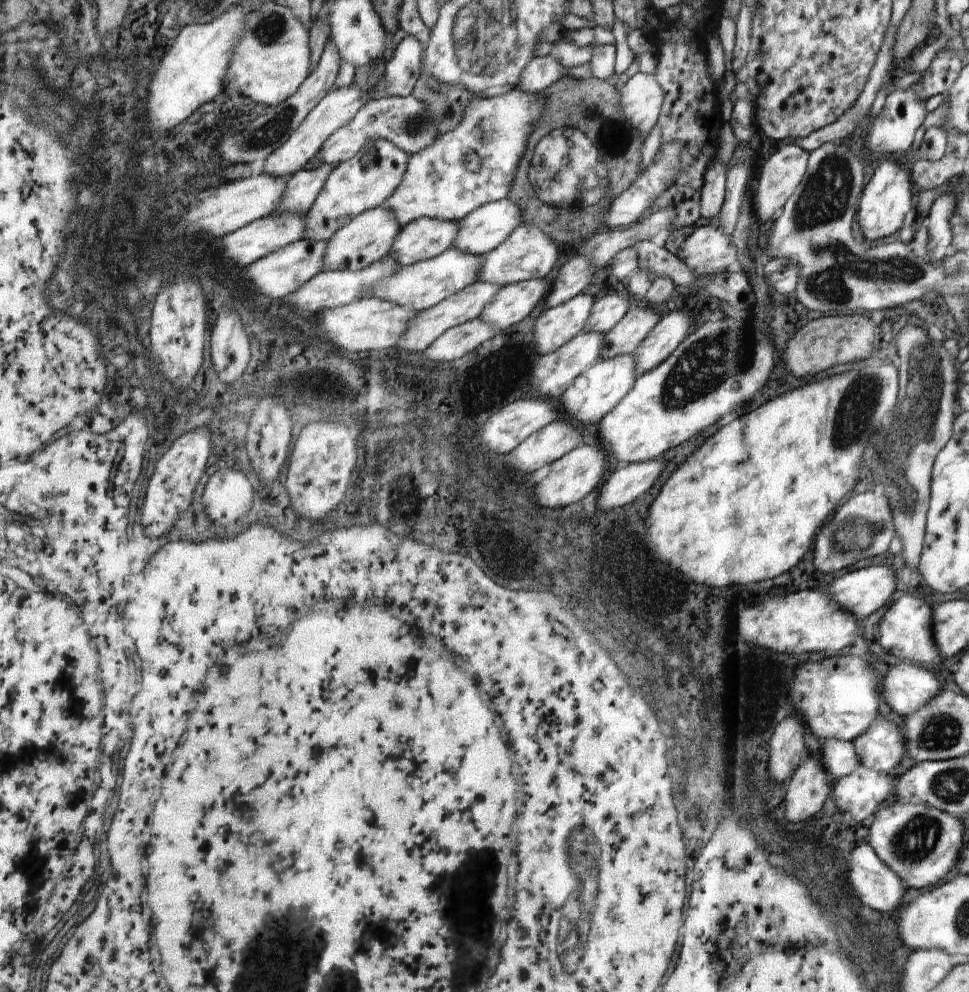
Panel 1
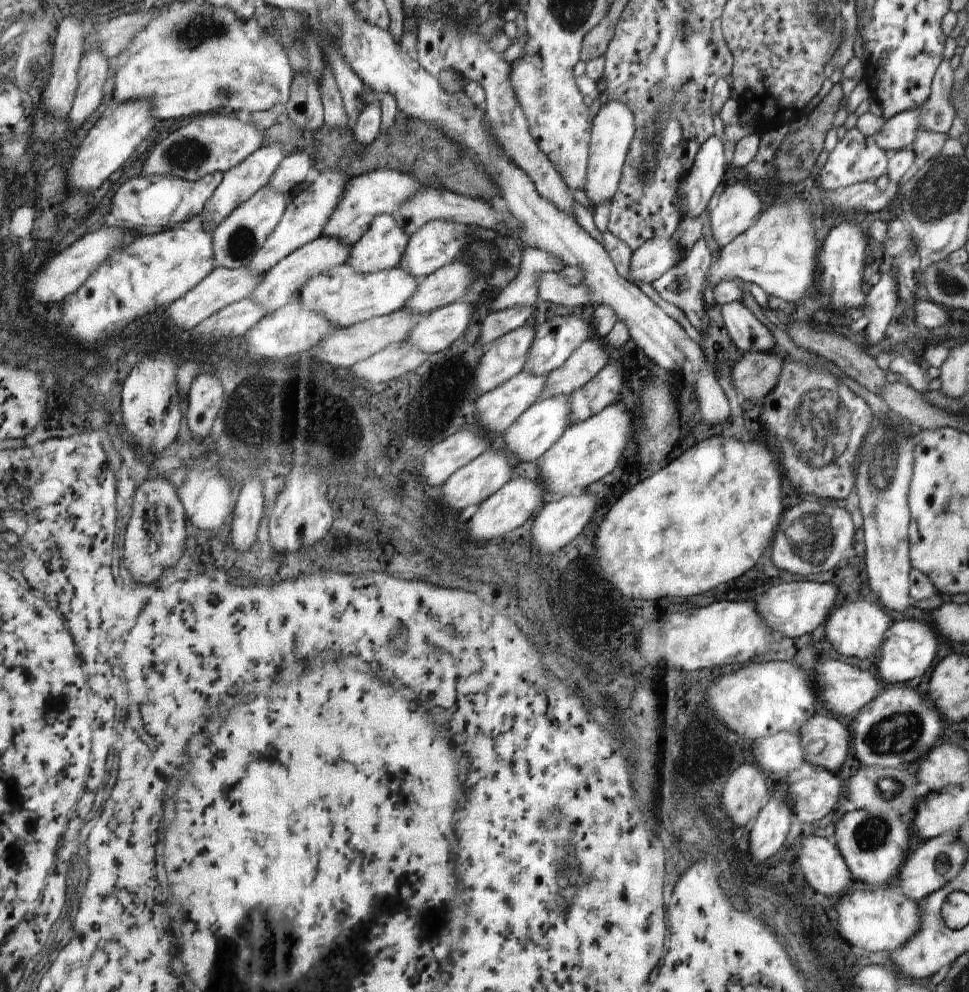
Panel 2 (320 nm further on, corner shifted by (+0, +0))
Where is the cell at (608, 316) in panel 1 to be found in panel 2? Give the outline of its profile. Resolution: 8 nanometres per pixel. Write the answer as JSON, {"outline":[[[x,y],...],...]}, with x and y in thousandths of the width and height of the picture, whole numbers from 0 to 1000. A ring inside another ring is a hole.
{"outline":[[[573,319],[552,330],[555,337],[540,373],[553,379],[563,380],[580,369],[589,355],[611,339],[610,328],[592,319]]]}

